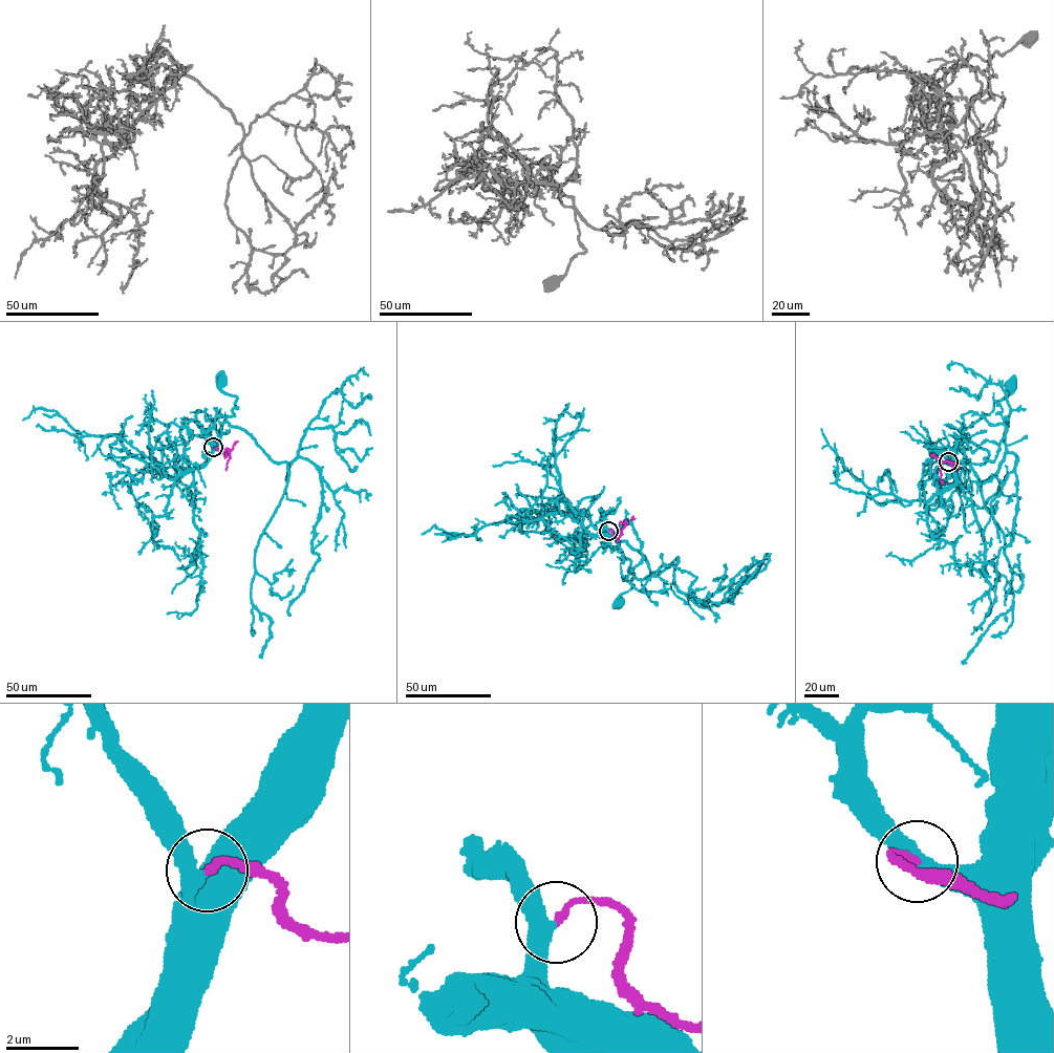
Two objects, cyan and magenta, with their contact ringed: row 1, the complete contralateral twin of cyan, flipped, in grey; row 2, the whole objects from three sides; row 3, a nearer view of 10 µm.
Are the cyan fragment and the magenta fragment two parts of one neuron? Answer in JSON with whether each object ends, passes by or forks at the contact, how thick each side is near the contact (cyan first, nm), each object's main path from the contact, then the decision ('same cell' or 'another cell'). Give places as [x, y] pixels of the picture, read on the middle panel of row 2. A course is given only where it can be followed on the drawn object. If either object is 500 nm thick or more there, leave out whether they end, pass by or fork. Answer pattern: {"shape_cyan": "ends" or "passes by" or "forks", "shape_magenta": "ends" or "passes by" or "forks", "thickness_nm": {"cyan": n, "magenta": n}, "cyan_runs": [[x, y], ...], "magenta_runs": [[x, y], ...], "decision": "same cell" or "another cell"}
{"shape_cyan": "passes by", "shape_magenta": "ends", "thickness_nm": {"cyan": 440, "magenta": 200}, "cyan_runs": [[608, 531], [630, 561], [628, 572], [633, 576], [630, 582], [633, 585], [618, 598], [620, 602]], "magenta_runs": [[608, 531], [618, 536], [625, 525], [623, 522], [620, 523]], "decision": "same cell"}

